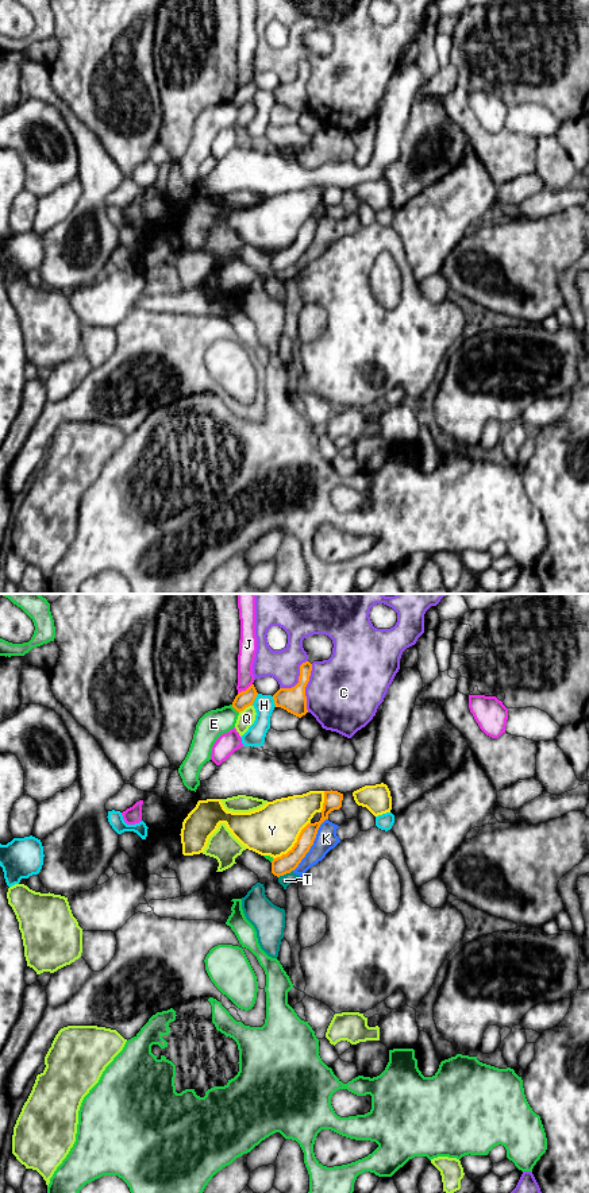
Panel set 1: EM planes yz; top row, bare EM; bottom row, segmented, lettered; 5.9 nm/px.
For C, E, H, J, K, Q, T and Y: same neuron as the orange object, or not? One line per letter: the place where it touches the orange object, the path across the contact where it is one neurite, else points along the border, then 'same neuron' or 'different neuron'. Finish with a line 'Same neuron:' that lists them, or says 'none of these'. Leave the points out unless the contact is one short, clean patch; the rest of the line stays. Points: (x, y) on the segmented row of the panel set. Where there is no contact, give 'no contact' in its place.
C: meets orange in yz at (304, 688); different neuron
E: meets orange in yz at (234, 707); different neuron
H: meets orange in yz at (254, 699); different neuron
J: meets orange in yz at (246, 690); different neuron
K: meets orange in yz at (312, 844); different neuron
Q: meets orange in yz at (245, 707); different neuron
T: meets orange in yz at (284, 873); different neuron
Y: meets orange in yz at (295, 844); different neuron
Same neuron: none of these

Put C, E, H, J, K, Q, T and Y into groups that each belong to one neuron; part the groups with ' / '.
C / E / H / J / K T / Q / Y

